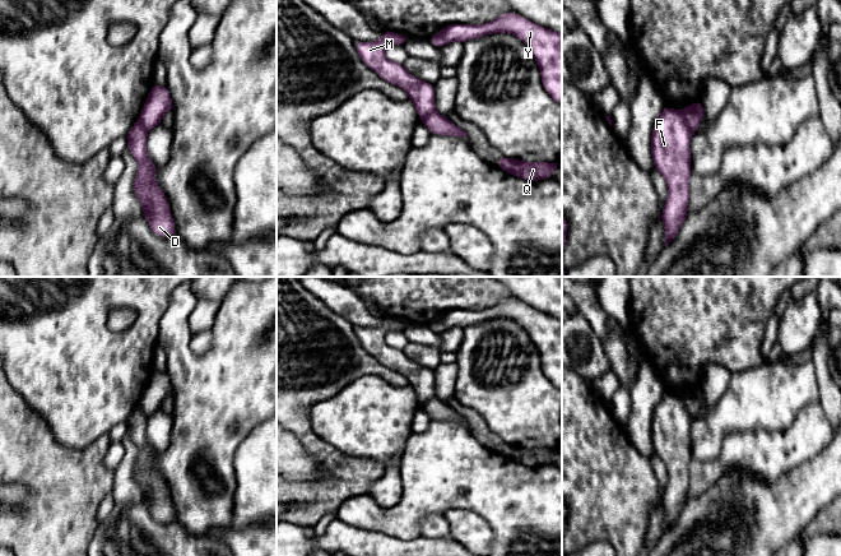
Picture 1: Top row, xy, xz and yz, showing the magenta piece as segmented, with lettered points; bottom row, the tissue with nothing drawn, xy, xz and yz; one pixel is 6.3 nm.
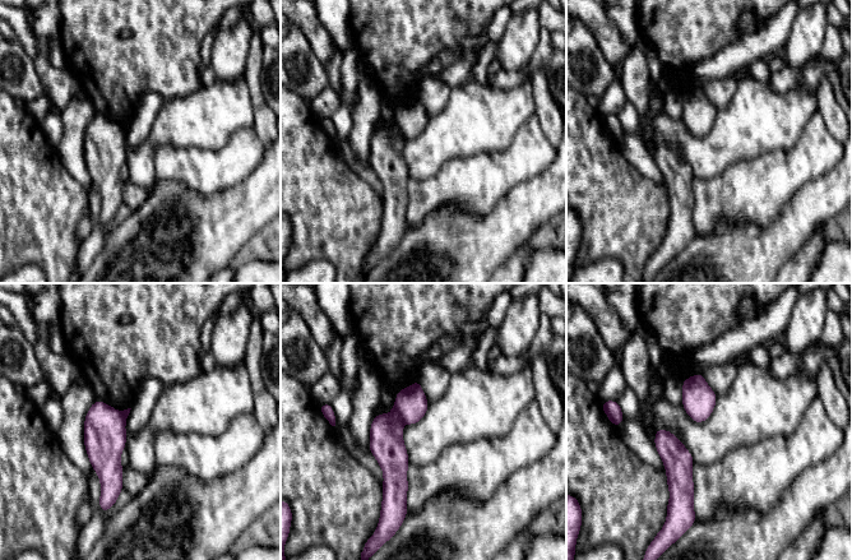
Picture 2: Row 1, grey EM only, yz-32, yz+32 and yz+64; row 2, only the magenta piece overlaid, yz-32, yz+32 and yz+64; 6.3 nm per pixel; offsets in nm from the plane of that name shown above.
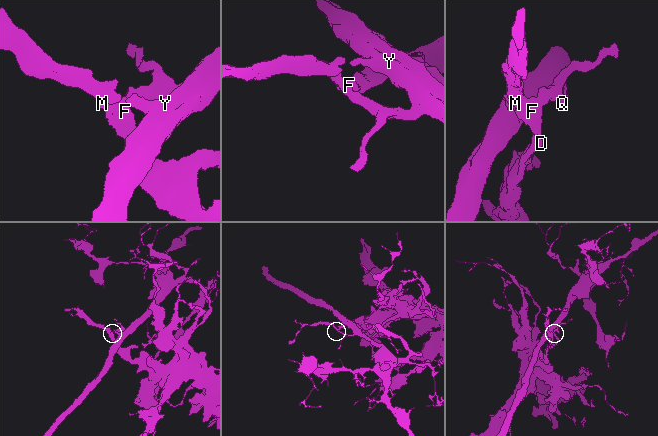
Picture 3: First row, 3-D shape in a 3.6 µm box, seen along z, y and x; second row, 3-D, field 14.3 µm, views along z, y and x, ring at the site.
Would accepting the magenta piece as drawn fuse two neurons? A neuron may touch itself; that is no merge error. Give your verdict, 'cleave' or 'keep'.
cleave

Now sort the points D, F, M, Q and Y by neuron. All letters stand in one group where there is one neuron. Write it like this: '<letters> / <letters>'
D F M / Q Y

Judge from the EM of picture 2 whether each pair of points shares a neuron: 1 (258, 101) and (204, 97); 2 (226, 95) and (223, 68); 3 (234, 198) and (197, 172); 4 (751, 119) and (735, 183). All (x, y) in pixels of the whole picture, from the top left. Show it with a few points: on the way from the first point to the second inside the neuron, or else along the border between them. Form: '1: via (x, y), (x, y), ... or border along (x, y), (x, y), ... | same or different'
1: border along (242, 79), (249, 92), (254, 126) | different
2: border along (242, 78), (235, 82), (216, 81) | different
3: border along (248, 175), (209, 194), (199, 194), (190, 189) | different
4: border along (771, 152), (741, 158), (732, 163) | different

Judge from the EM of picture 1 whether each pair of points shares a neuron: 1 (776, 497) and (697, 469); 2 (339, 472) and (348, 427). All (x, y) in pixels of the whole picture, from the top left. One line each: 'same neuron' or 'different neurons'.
1: different neurons
2: different neurons

